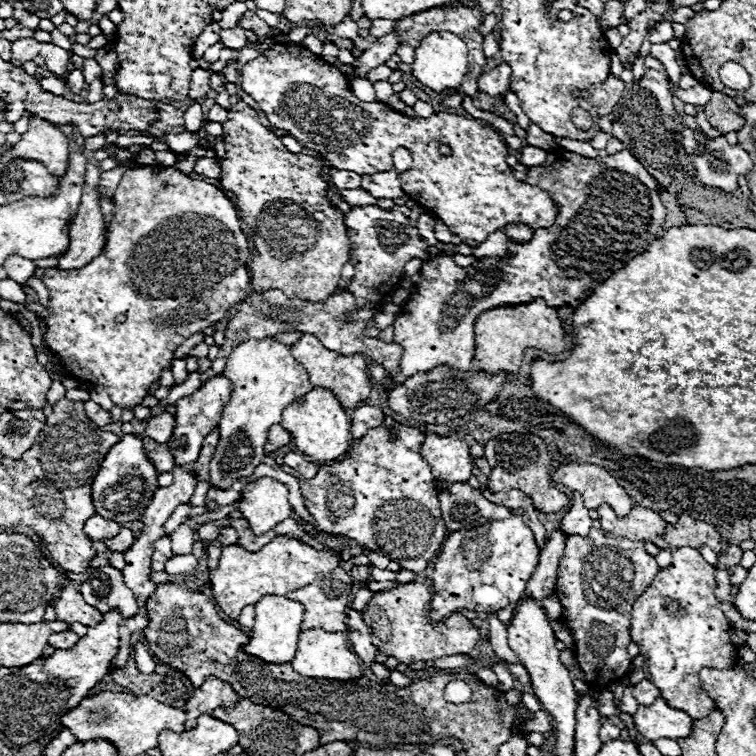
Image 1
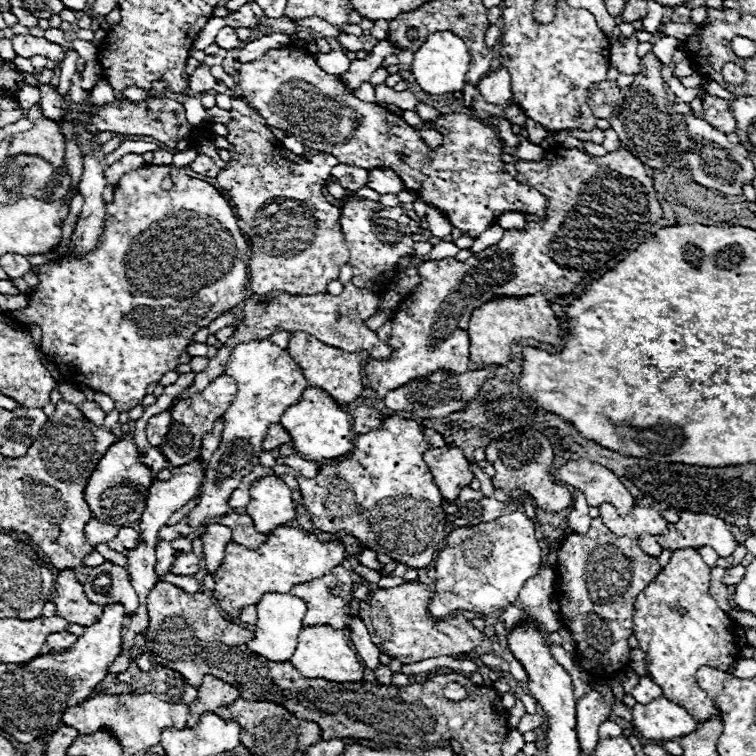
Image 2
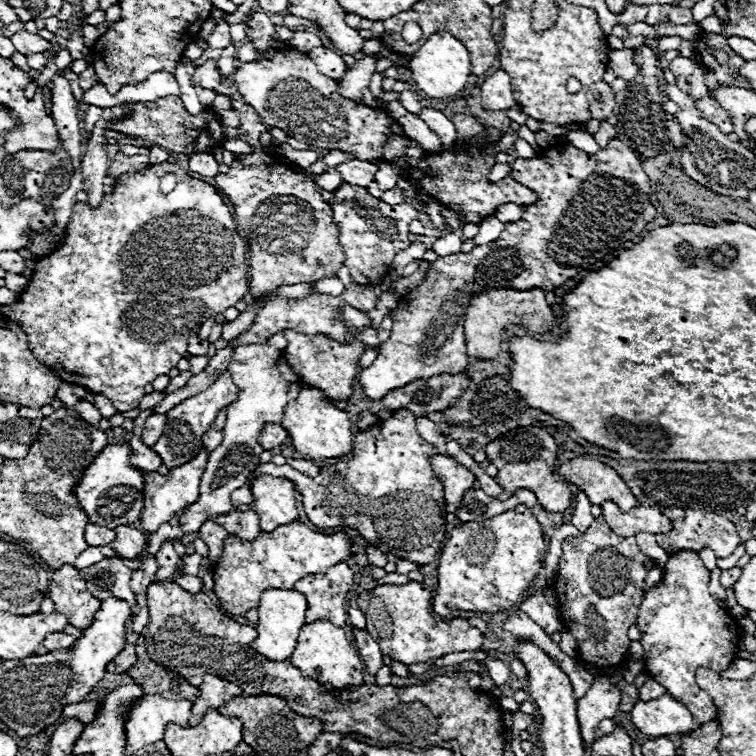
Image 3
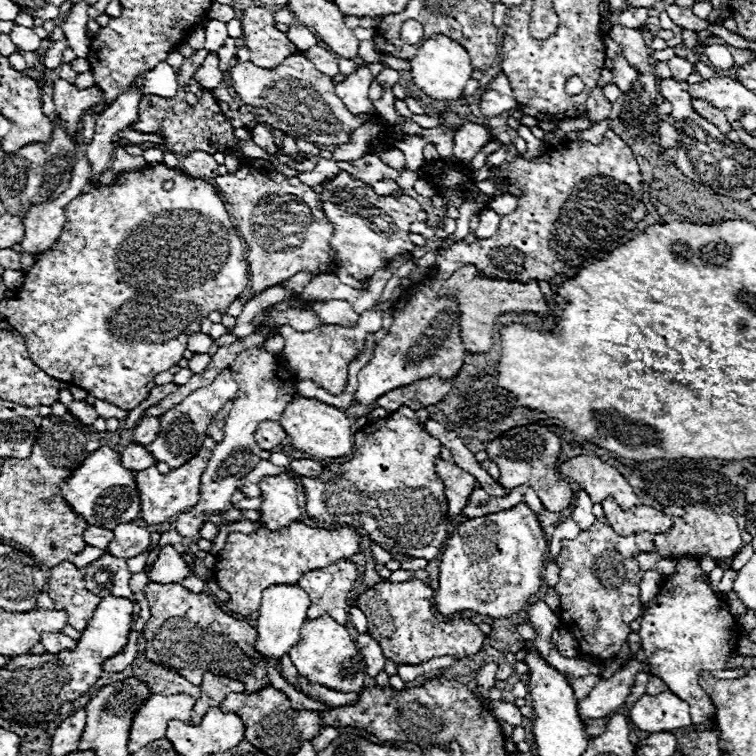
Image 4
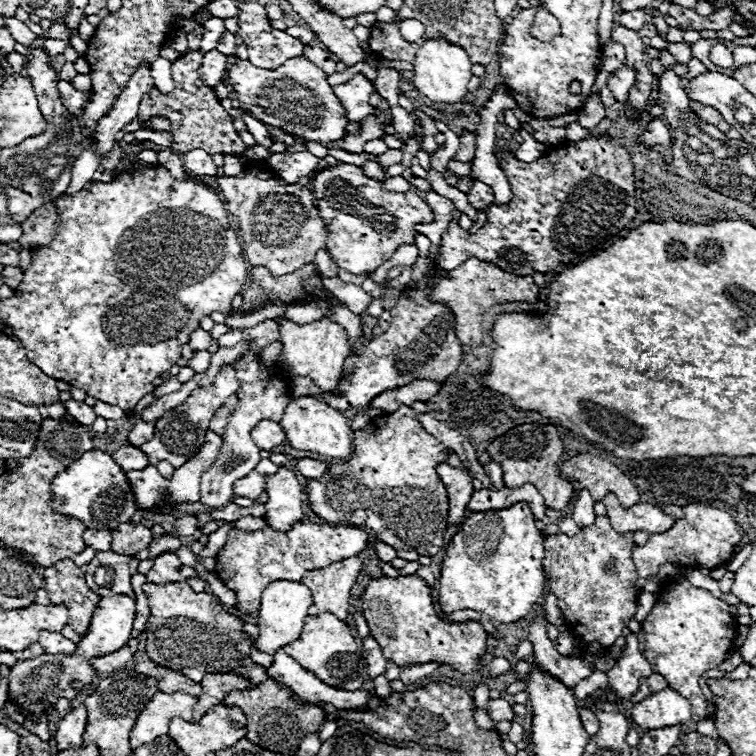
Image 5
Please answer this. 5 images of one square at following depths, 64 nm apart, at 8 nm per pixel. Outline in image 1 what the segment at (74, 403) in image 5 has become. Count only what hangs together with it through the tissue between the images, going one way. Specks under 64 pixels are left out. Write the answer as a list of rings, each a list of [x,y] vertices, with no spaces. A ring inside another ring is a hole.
[[[88,400],[88,402],[84,402],[84,410],[86,410],[88,418],[90,418],[96,426],[108,426],[108,424],[112,424],[112,414],[110,414],[108,410],[104,410],[100,404]]]

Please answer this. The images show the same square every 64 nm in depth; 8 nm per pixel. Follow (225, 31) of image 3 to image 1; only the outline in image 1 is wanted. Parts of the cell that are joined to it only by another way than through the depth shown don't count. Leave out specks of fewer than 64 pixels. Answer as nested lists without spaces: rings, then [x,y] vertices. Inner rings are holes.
[[[232,28],[232,30],[222,30],[220,32],[220,42],[230,48],[230,50],[242,50],[248,40],[246,40],[246,34],[242,28]]]

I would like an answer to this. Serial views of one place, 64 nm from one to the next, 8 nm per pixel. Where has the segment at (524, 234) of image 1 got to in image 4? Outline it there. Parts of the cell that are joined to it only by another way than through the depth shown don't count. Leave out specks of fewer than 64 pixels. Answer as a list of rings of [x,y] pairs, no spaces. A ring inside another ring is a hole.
[[[510,194],[498,196],[498,198],[492,202],[492,210],[494,210],[498,216],[512,214],[512,210],[516,210],[516,206],[518,206],[518,202],[516,202],[516,198],[512,198]]]

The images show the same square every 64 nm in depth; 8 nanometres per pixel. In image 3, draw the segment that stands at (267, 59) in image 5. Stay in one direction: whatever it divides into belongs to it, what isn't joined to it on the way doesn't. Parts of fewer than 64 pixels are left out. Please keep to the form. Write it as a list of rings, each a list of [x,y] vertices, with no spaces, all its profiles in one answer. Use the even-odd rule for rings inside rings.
[[[252,12],[252,14],[248,16],[248,20],[246,20],[246,28],[248,28],[248,38],[250,38],[250,40],[258,46],[258,50],[260,50],[258,60],[262,60],[264,54],[266,54],[268,50],[272,50],[272,48],[266,48],[266,44],[268,44],[268,40],[270,40],[272,36],[276,36],[274,24],[270,22],[268,14],[264,14],[264,12]]]

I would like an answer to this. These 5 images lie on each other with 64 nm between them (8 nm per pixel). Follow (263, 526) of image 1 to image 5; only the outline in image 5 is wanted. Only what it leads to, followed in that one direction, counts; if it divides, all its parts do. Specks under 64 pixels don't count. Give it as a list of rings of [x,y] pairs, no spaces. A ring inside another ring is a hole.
[[[280,468],[276,474],[266,476],[264,490],[268,494],[264,520],[274,530],[290,530],[294,522],[302,520],[302,486],[292,470]]]

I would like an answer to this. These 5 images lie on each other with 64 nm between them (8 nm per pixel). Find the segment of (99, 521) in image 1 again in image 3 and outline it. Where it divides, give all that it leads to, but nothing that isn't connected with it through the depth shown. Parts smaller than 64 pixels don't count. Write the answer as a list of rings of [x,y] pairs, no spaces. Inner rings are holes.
[[[88,524],[84,536],[86,536],[88,546],[104,546],[116,538],[116,530],[110,530],[110,528],[98,526],[98,524]]]

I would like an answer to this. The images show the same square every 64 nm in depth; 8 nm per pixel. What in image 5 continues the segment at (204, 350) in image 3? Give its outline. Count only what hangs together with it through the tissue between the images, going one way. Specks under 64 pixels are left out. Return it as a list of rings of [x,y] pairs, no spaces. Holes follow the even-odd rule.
[[[198,328],[198,330],[194,330],[194,332],[190,334],[190,342],[188,342],[188,344],[190,344],[192,350],[208,350],[208,348],[210,348],[210,342],[212,342],[210,332]]]

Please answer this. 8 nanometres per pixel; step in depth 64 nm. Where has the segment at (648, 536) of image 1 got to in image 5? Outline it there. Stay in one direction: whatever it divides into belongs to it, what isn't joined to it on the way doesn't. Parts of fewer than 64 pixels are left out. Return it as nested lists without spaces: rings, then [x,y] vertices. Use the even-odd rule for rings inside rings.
[[[608,494],[604,500],[604,506],[608,510],[608,518],[616,532],[666,532],[672,528],[674,518],[664,514],[660,508],[652,504],[636,504],[632,508],[622,508],[618,498],[614,494]]]

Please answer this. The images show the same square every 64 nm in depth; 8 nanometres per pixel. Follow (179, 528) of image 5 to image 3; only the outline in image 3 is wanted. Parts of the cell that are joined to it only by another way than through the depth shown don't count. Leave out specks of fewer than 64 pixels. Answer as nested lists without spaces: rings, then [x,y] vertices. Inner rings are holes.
[[[268,342],[236,346],[228,370],[240,392],[236,402],[232,402],[227,408],[222,444],[214,448],[208,456],[208,464],[200,484],[200,498],[192,506],[188,506],[184,514],[180,514],[180,526],[188,534],[196,534],[200,526],[212,516],[234,512],[230,494],[244,484],[246,476],[252,470],[256,470],[256,466],[260,464],[258,456],[264,452],[258,444],[262,426],[268,422],[280,422],[284,408],[288,406],[288,402],[298,398],[304,384],[302,378],[288,364],[284,352],[270,346]]]

